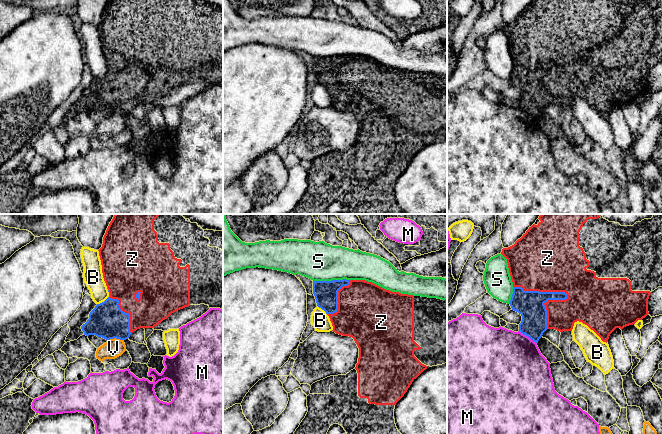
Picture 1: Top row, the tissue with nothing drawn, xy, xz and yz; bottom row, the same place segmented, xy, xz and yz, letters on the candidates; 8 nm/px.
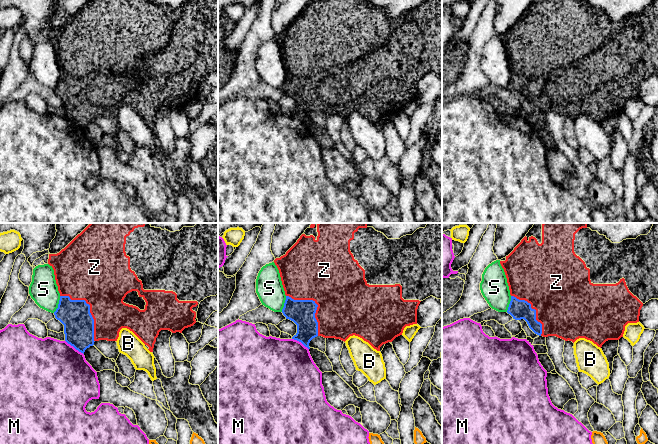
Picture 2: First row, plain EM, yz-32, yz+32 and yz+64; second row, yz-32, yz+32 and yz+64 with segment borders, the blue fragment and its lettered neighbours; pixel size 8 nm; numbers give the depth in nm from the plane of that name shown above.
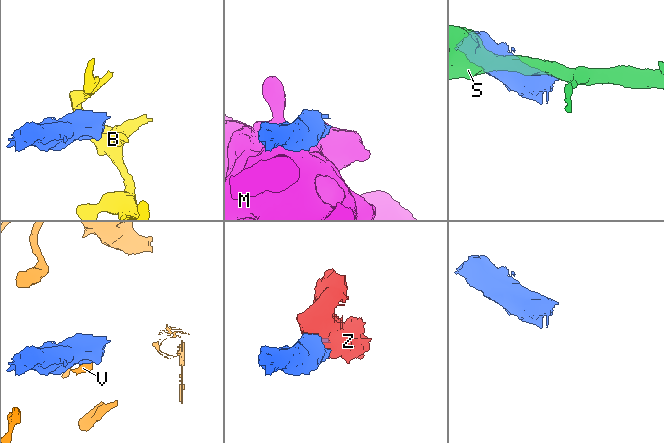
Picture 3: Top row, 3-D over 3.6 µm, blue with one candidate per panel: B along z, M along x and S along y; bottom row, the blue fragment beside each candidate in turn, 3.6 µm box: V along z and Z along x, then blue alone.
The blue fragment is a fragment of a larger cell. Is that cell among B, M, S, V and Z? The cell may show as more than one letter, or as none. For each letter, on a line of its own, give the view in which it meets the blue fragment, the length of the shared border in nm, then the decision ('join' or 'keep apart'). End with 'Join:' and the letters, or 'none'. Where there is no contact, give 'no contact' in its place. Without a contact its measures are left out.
B: meets blue in xy; contact 150 nm long; keep apart
M: meets blue in yz; contact 180 nm long; keep apart
S: meets blue in xz; contact 300 nm long; keep apart
V: meets blue in xy; contact 130 nm long; keep apart
Z: meets blue in yz; contact 440 nm long; join
Join: Z

